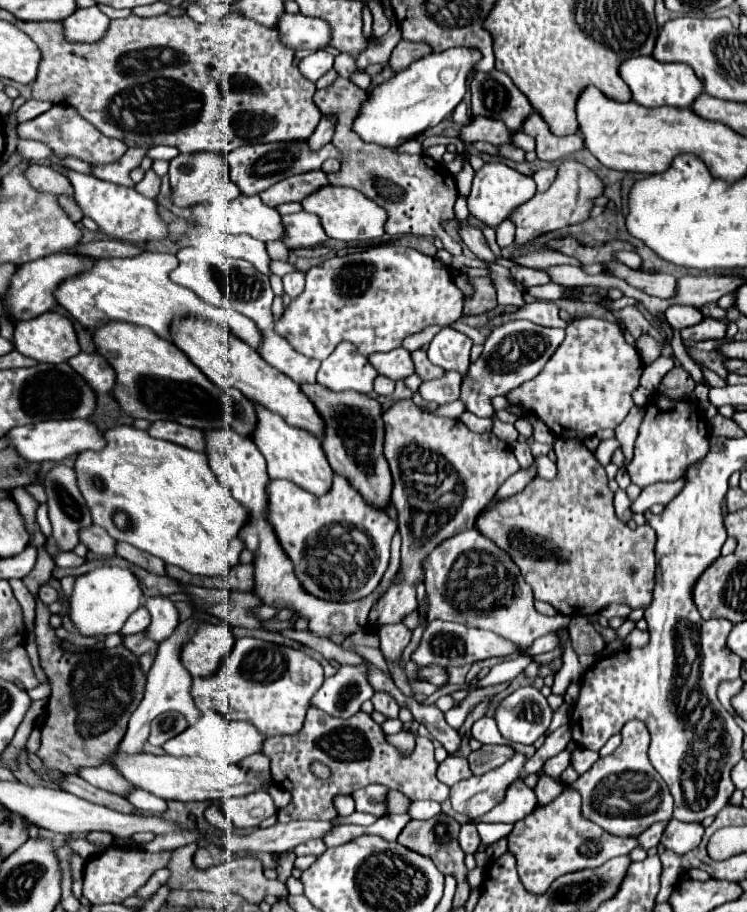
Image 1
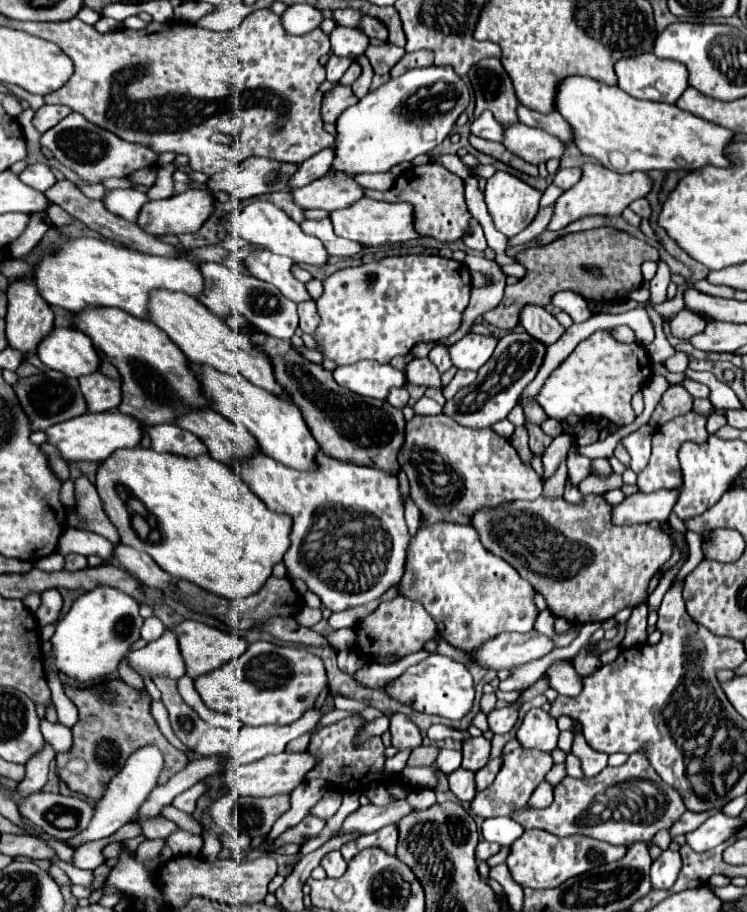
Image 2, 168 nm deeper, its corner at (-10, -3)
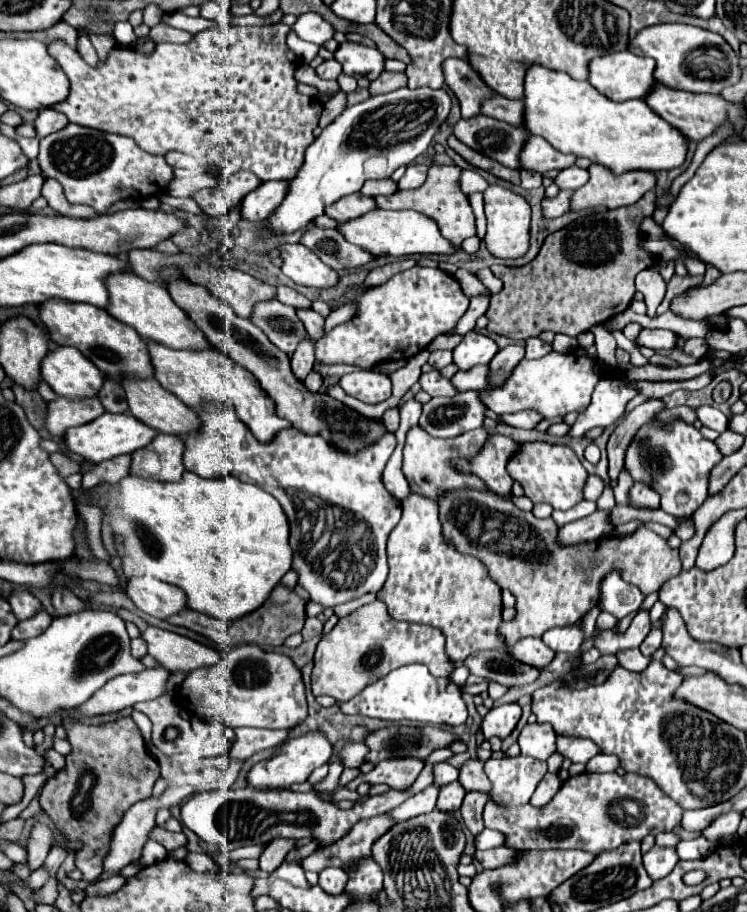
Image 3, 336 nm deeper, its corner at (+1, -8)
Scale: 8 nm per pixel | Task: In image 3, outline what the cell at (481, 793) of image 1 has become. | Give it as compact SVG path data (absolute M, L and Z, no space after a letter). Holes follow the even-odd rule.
M518 755L506 759L492 757L484 763L484 771L492 781L490 799L504 807L516 807L530 801L548 769L544 761Z

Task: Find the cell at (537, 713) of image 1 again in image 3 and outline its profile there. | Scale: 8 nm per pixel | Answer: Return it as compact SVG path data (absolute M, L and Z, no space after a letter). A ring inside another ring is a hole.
M528 723L518 737L522 755L530 755L546 761L552 753L556 753L556 731L550 725Z

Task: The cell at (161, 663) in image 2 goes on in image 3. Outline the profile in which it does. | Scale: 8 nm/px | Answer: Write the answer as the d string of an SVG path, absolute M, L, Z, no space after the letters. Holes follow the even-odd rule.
M164 667L144 669L142 673L118 675L98 689L98 693L78 707L80 717L96 717L106 713L118 713L126 707L132 707L138 701L150 701L164 693L168 671Z

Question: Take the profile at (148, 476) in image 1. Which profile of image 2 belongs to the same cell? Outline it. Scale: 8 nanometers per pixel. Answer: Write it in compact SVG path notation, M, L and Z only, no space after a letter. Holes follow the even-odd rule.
M135 446L135 448L123 448L123 450L117 450L115 454L111 454L97 470L97 476L95 476L95 488L99 492L99 498L103 502L103 510L105 514L109 516L109 520L113 522L113 526L117 528L119 536L121 536L121 542L127 544L127 546L133 546L137 550L145 550L167 574L175 576L175 578L183 578L183 580L189 580L213 594L219 594L219 596L225 596L225 598L231 598L231 600L241 600L241 598L247 598L249 594L255 594L263 584L265 580L271 576L271 568L273 564L277 564L283 554L287 552L289 548L289 530L291 530L291 518L287 514L277 514L277 512L271 512L251 490L249 486L245 486L245 482L241 482L237 476L235 476L235 470L221 464L221 462L215 462L213 458L209 458L207 454L203 456L197 456L197 458L185 458L185 456L175 456L175 454L169 454L169 452L155 452L153 448L141 448L141 446Z

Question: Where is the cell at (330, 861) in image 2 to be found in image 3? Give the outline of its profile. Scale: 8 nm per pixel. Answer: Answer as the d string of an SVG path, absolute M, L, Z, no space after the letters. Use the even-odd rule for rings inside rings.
M324 869L320 873L320 887L328 893L328 895L340 895L346 887L346 881L348 881L348 873L342 871L342 869Z

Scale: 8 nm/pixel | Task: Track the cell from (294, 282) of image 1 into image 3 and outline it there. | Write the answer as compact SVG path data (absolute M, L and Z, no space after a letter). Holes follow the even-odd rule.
M308 339L300 341L300 345L298 345L298 349L296 349L296 353L292 355L292 361L290 361L294 377L298 381L304 381L306 375L312 371L314 361L316 359L314 359L314 347L312 347L312 343Z

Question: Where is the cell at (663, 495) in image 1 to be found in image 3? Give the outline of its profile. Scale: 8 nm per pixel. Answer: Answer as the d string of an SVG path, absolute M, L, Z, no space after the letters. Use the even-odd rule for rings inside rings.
M594 511L592 515L566 523L558 529L560 545L578 545L580 541L594 541L612 535L614 527L608 523L608 511Z

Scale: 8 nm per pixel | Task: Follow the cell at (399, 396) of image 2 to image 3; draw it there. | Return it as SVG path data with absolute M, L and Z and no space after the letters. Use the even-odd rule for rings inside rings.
M388 409L386 413L384 413L384 427L386 427L386 431L388 433L396 433L396 429L398 429L398 423L400 423L400 415L398 415L398 409Z

